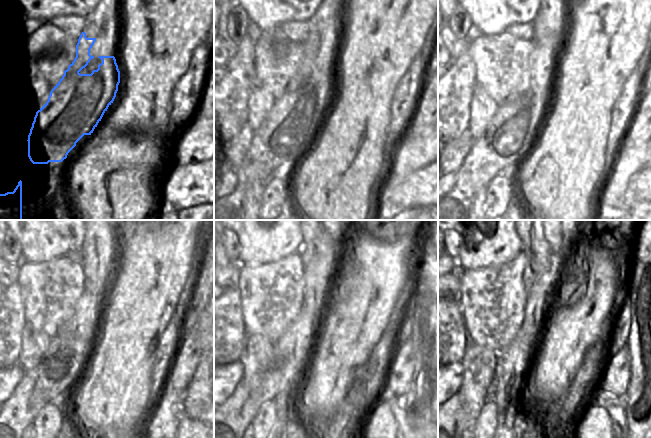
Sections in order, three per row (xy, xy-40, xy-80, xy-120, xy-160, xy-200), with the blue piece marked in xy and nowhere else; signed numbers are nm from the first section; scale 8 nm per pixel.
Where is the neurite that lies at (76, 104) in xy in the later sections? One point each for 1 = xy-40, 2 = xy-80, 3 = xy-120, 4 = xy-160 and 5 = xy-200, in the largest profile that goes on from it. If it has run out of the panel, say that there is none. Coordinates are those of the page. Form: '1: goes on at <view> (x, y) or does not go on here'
1: goes on at xy-40 (287, 130)
2: goes on at xy-80 (512, 131)
3: goes on at xy-120 (63, 361)
4: goes on at xy-160 (235, 415)
5: goes on at xy-200 (458, 400)

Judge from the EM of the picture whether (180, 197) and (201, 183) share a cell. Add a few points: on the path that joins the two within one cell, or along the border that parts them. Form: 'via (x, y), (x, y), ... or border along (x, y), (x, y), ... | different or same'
via (185, 192), (197, 188) | same

